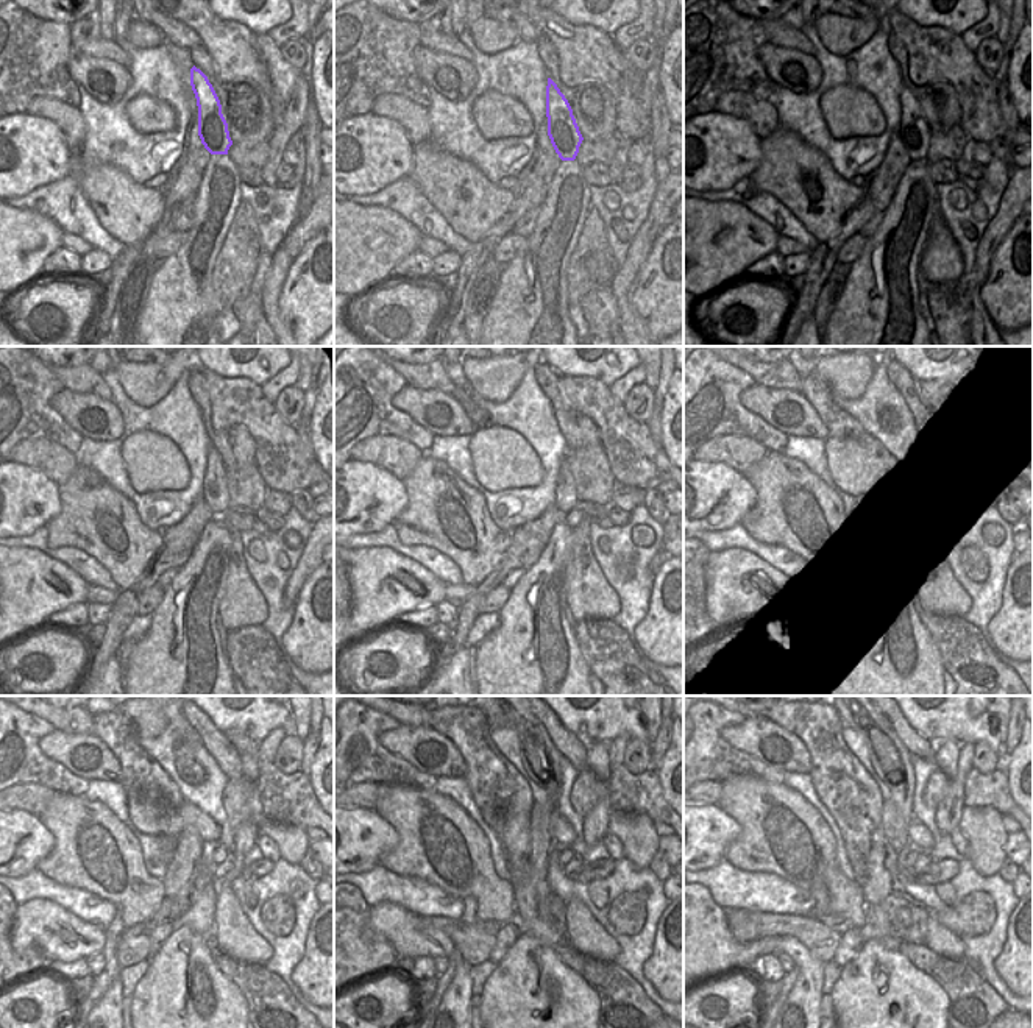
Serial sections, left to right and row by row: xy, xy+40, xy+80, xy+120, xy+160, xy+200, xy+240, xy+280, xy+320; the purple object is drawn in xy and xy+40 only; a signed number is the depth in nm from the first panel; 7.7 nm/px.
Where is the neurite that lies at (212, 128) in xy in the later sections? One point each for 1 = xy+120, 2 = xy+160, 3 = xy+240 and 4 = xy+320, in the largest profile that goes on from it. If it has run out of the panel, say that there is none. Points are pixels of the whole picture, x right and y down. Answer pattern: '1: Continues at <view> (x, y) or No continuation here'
1: Continues at xy+120 (214, 482)
2: Continues at xy+160 (565, 496)
3: Continues at xy+240 (212, 852)
4: Continues at xy+320 (907, 857)

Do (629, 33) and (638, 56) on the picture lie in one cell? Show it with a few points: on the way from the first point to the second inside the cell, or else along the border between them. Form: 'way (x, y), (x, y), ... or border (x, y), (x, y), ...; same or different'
border (648, 38), (638, 38), (623, 52); different

